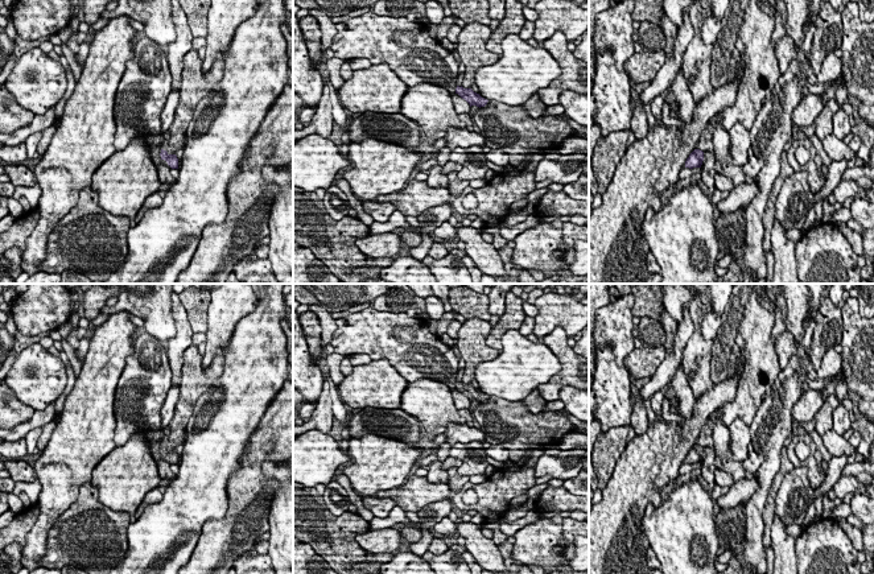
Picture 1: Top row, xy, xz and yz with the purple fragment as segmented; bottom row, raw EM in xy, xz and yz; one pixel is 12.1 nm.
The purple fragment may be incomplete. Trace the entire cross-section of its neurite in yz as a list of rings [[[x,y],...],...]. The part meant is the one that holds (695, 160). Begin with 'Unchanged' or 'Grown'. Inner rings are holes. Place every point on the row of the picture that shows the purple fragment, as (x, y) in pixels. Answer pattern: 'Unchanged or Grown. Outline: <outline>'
Unchanged. Outline: [[[694,149],[685,161],[685,168],[701,168],[704,161],[704,152],[700,149]]]

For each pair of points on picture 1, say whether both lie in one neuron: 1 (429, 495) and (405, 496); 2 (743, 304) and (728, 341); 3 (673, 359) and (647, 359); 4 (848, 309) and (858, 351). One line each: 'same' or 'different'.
1: same
2: same
3: different
4: same

